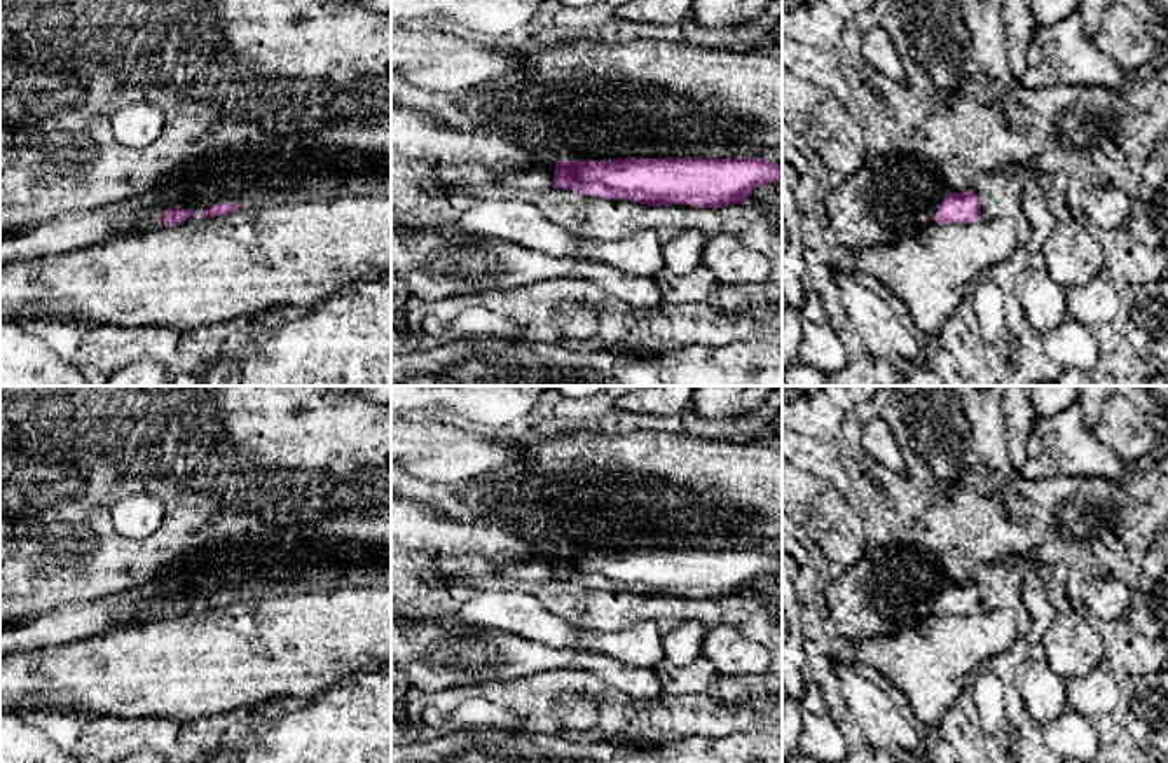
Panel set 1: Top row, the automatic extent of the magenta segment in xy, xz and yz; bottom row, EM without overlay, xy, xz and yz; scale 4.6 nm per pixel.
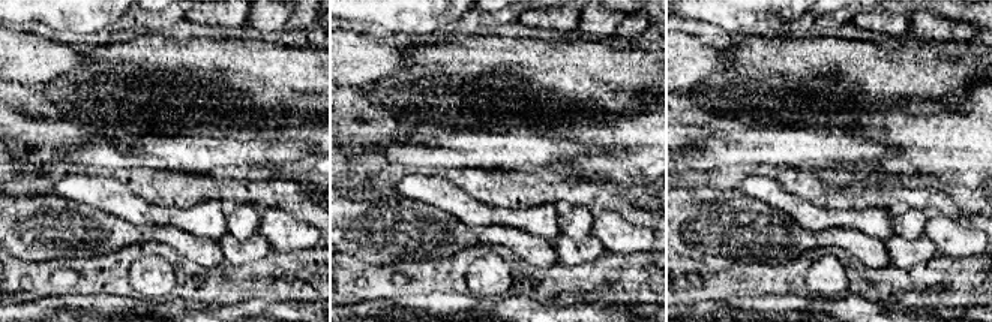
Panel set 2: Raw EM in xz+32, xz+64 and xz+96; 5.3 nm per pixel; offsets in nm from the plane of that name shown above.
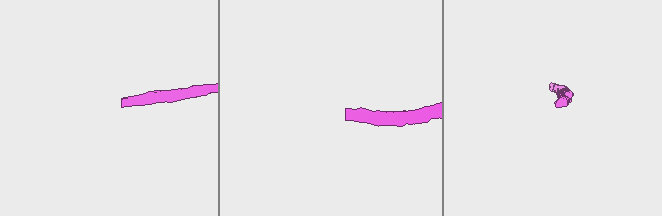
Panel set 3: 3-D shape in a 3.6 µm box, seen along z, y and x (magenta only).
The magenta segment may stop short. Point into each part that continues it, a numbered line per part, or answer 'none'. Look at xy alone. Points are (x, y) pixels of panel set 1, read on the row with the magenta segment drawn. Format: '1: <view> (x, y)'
1: xy (70, 231)

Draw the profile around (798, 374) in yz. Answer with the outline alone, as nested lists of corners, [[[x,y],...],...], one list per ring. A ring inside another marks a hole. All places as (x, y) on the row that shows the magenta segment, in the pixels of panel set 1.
[[[796,361],[782,374],[782,382],[786,386],[828,386],[829,375],[817,367]]]

